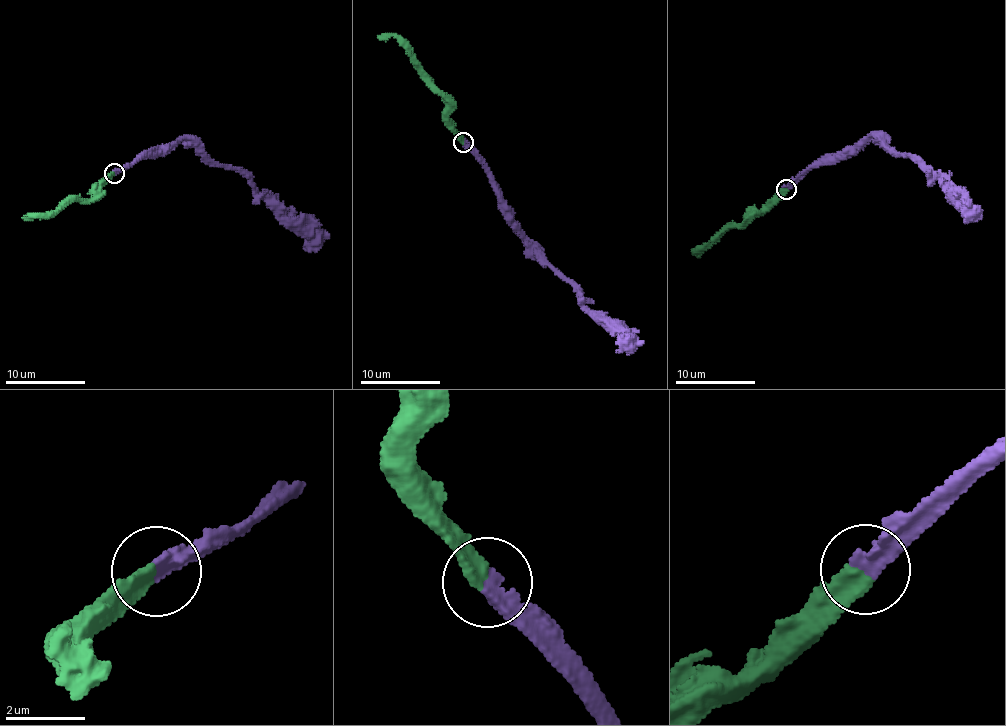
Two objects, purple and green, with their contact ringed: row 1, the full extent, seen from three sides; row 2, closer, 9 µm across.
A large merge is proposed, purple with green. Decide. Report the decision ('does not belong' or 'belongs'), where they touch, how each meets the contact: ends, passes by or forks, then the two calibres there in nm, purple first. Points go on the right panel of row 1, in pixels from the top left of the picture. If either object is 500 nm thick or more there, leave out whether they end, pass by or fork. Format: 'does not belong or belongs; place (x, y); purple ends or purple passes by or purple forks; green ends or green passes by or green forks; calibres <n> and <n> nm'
belongs; place (786, 189); purple ends; green ends; calibres 440 and 440 nm

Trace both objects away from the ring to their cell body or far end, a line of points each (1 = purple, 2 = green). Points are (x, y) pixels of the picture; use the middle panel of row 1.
1: (463, 142), (489, 176), (504, 218), (572, 286), (580, 302), (625, 335), (625, 345), (616, 352)
2: (463, 142), (463, 136), (449, 119), (447, 97), (396, 37), (377, 37)

